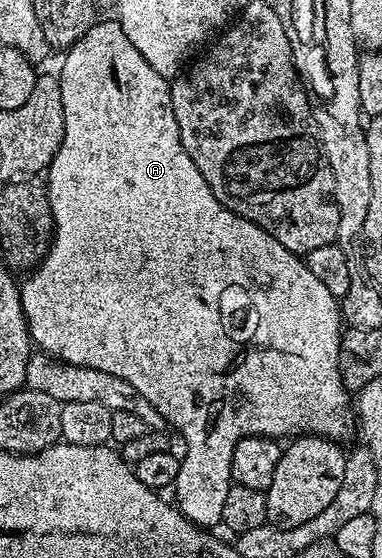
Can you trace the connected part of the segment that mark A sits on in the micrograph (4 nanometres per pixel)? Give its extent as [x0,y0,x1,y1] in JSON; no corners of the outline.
[21,22,355,529]

